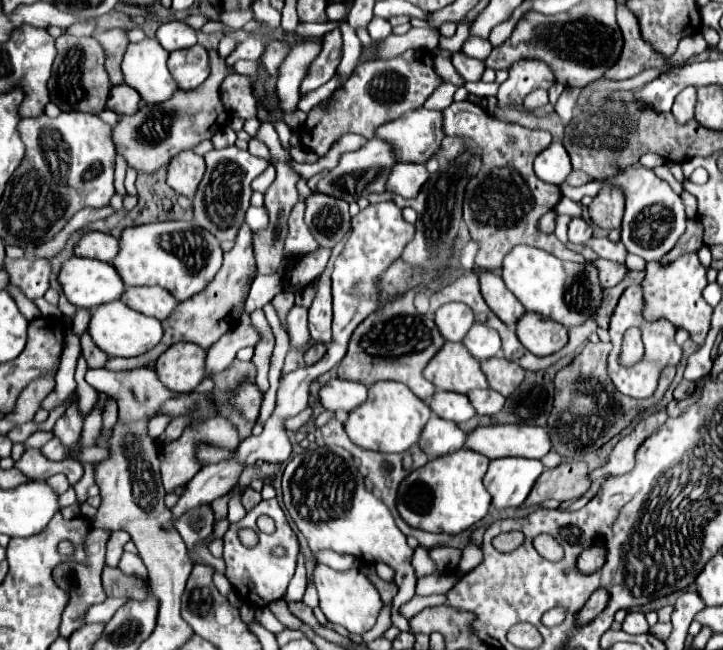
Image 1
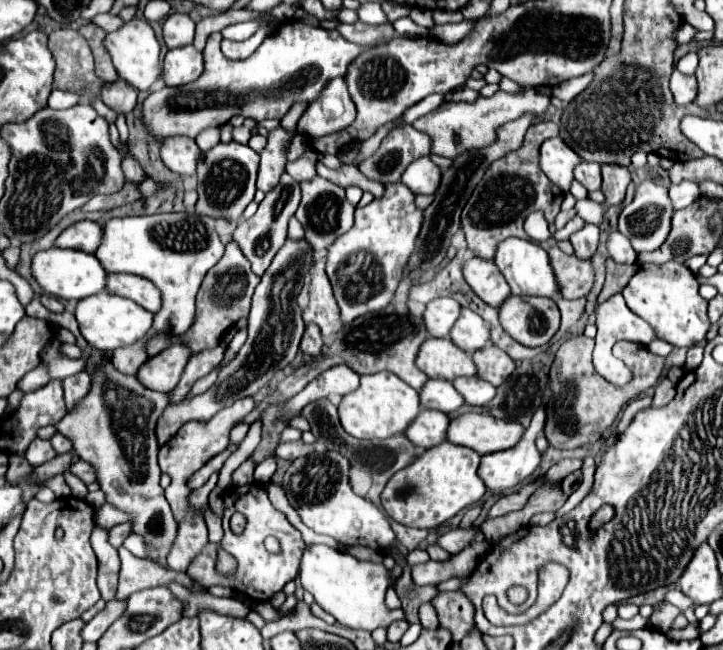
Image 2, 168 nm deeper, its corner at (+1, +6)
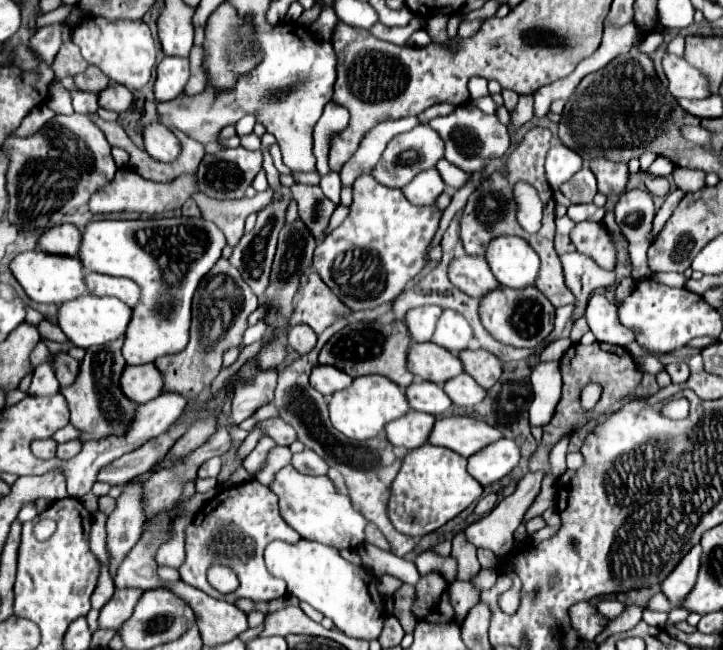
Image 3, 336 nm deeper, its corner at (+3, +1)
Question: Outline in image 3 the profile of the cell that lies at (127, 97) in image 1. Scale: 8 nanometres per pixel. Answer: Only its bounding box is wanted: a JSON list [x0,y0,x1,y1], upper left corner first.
[98,82,132,112]

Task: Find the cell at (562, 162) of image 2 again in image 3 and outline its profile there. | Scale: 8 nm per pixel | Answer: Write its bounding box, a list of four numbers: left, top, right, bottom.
[546,144,582,190]

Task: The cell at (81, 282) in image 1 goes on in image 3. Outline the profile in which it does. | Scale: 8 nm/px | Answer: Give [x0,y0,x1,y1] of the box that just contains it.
[10,250,86,304]

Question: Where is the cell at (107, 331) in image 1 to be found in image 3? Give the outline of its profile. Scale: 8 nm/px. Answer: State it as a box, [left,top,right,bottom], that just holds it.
[58,292,132,348]

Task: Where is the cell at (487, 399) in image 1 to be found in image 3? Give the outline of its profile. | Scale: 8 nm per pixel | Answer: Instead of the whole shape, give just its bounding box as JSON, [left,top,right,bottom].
[444,374,486,406]

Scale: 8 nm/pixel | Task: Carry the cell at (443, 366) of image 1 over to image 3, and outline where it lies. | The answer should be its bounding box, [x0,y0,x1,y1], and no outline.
[408,344,462,384]

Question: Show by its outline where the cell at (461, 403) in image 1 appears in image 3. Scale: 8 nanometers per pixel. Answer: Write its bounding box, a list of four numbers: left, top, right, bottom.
[404,380,452,416]

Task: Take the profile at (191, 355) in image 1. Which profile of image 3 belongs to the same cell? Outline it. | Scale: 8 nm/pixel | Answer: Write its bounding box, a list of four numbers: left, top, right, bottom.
[120,364,162,404]

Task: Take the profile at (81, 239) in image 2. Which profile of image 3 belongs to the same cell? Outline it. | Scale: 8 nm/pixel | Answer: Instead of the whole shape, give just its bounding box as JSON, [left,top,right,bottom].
[38,224,82,256]

